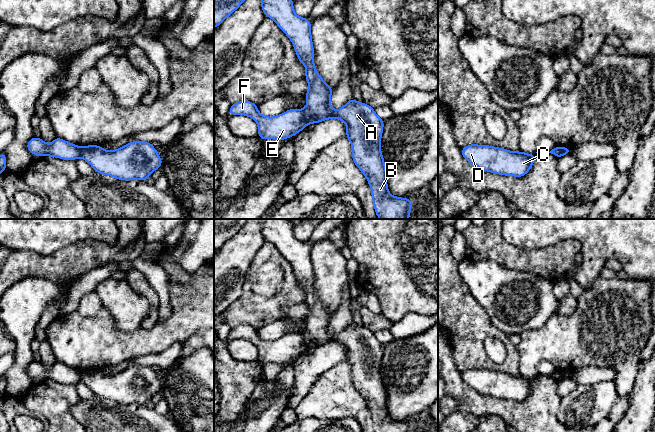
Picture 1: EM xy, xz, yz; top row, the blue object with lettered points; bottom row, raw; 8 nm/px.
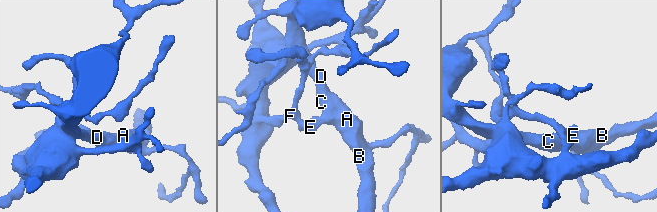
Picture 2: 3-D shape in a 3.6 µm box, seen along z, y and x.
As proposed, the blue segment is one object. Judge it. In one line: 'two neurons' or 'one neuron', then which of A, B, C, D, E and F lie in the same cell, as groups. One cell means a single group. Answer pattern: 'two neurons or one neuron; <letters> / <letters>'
two neurons; A B C D / E F

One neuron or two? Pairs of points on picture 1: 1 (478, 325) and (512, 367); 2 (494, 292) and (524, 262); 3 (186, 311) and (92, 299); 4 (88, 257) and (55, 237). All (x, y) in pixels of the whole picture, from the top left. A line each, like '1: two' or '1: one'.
1: one
2: two
3: two
4: two

